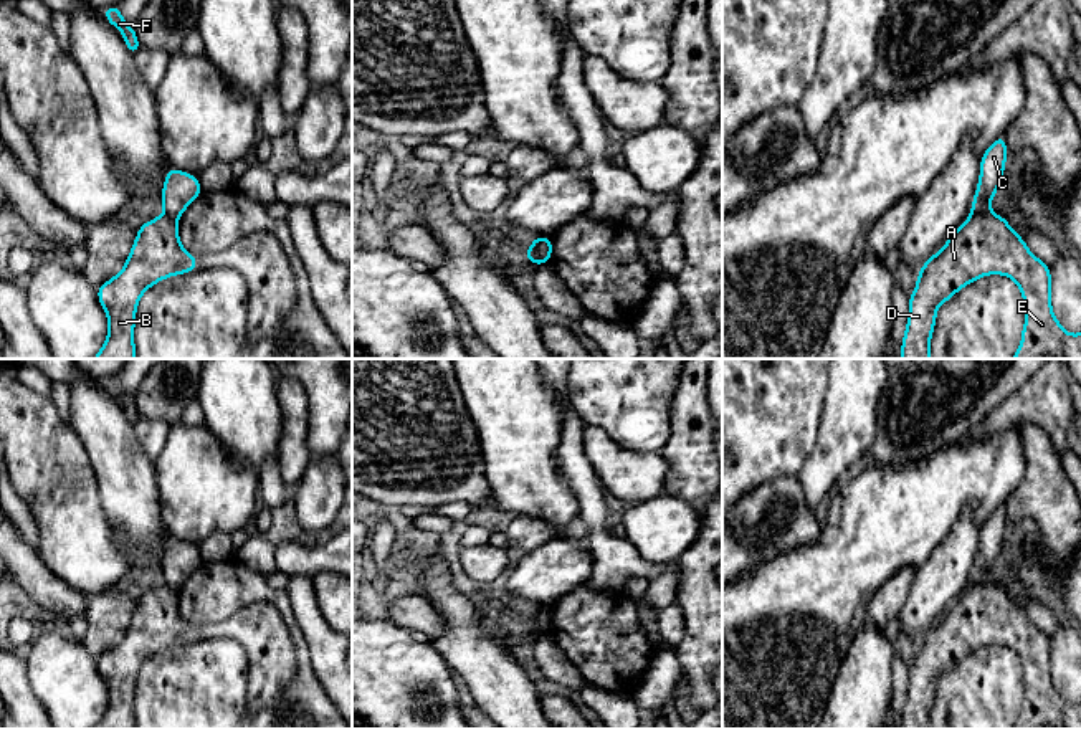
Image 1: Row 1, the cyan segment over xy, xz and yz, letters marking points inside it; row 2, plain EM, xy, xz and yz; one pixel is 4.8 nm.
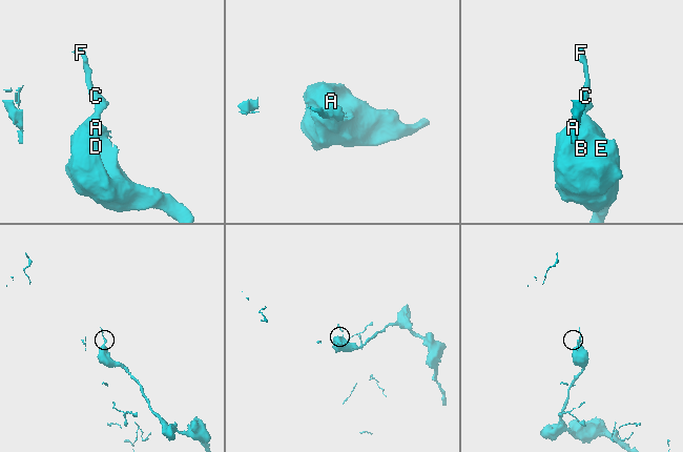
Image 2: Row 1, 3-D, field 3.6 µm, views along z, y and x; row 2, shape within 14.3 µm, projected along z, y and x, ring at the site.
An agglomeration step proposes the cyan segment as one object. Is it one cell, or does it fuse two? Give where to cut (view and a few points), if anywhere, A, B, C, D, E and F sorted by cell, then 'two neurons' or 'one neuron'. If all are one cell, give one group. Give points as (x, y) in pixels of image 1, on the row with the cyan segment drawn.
cut in xz along (539, 237), (538, 252), (544, 262); A B D E / C F; two neurons

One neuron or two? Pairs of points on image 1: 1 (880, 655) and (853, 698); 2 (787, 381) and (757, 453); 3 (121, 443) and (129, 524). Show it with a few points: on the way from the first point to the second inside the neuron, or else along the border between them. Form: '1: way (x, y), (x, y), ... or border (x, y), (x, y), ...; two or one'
1: way (870, 665), (865, 671), (863, 688); one
2: way (769, 399), (757, 412), (757, 435); one
3: way (121, 463), (129, 505); one

